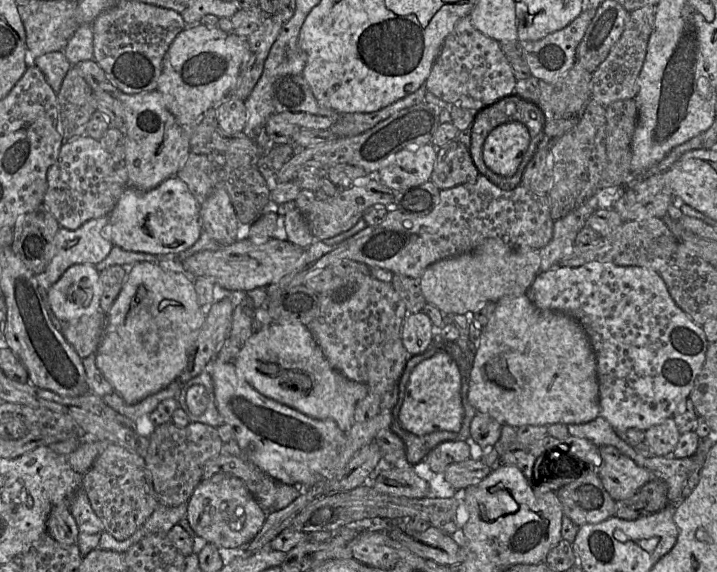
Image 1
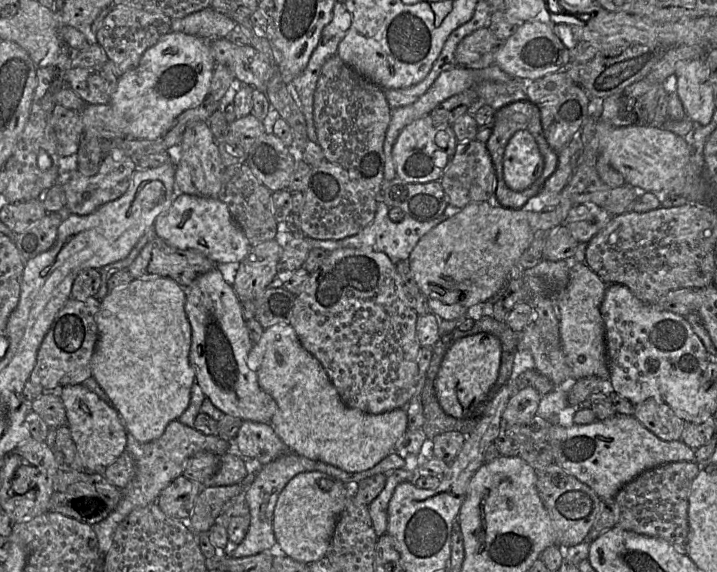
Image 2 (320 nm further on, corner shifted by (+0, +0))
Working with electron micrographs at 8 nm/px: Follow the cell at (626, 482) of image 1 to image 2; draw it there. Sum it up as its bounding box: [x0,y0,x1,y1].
[550,414,695,499]

